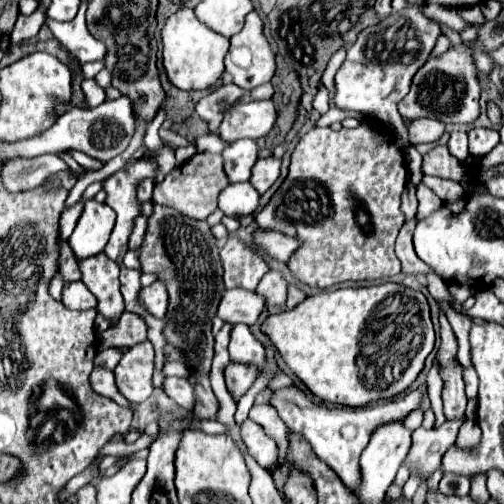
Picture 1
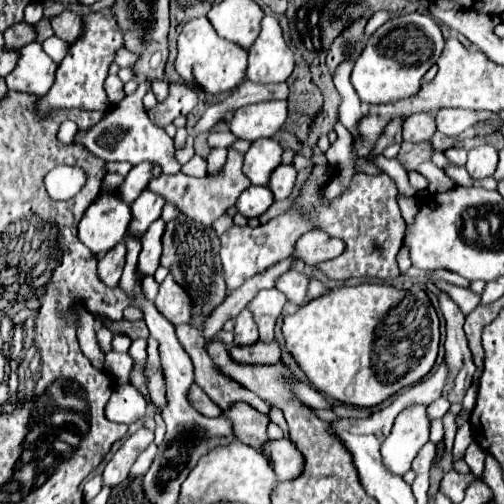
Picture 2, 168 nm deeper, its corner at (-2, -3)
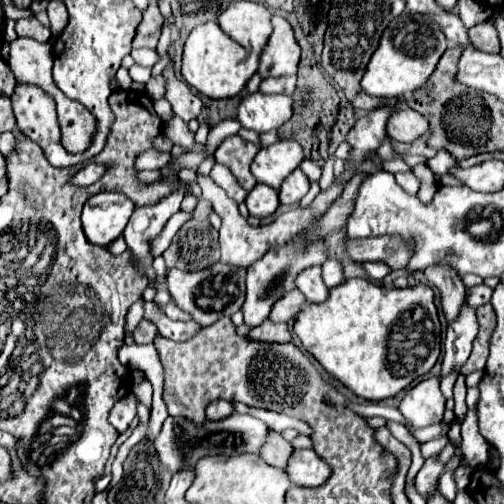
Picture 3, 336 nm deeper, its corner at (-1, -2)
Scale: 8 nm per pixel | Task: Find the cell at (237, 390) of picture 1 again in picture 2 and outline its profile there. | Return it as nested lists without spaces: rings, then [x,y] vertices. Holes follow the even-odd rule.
[[[254,342],[254,346],[230,346],[232,358],[242,364],[276,364],[280,360],[280,344],[272,342]]]

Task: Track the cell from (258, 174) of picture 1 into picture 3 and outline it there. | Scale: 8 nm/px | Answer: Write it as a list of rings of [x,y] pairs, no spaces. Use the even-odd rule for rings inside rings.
[[[295,169],[279,187],[279,201],[283,205],[297,205],[309,191],[309,179],[301,169]]]

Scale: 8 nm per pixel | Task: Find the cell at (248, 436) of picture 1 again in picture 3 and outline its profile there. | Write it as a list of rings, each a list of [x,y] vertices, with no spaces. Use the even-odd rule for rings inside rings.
[[[293,449],[285,473],[293,485],[317,487],[329,477],[329,465],[319,461],[319,455],[313,449]]]

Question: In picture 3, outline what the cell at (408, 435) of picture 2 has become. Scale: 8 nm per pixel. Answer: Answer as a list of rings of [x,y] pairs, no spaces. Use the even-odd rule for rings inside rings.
[[[437,377],[415,383],[403,397],[399,411],[407,421],[409,433],[413,429],[423,429],[433,423],[441,423],[445,411],[445,397],[439,391]]]

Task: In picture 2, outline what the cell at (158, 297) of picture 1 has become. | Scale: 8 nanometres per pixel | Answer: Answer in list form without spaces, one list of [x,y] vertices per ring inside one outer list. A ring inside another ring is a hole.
[[[168,274],[166,280],[160,284],[160,292],[156,296],[156,308],[172,322],[172,324],[182,324],[182,322],[190,322],[194,312],[194,300],[190,298],[190,294],[186,294],[186,288],[178,286],[178,282],[174,282],[174,276]]]

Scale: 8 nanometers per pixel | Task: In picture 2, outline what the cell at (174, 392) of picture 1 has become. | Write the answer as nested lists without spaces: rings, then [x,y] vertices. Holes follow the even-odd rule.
[[[192,384],[190,392],[188,392],[188,400],[190,400],[190,404],[192,404],[200,414],[204,414],[204,416],[220,416],[220,414],[222,414],[222,410],[218,408],[218,404],[214,404],[214,402],[204,394],[204,390],[198,388],[198,384]]]

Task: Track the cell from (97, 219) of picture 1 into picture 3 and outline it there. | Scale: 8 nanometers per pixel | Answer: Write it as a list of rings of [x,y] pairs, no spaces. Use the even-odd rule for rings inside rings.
[[[103,191],[89,197],[81,213],[87,241],[93,245],[107,247],[123,233],[133,209],[135,205],[123,193]]]

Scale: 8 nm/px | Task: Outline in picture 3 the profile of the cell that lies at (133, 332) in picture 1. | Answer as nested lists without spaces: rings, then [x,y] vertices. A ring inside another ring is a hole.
[[[141,321],[133,333],[133,339],[143,345],[143,343],[153,343],[155,335],[157,335],[157,327],[149,321]]]

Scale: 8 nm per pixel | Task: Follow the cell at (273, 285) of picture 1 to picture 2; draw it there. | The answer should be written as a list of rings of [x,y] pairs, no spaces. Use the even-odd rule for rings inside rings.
[[[290,270],[278,278],[276,288],[284,292],[290,302],[294,302],[296,306],[302,306],[308,296],[308,284],[310,284],[310,278],[306,274]]]

